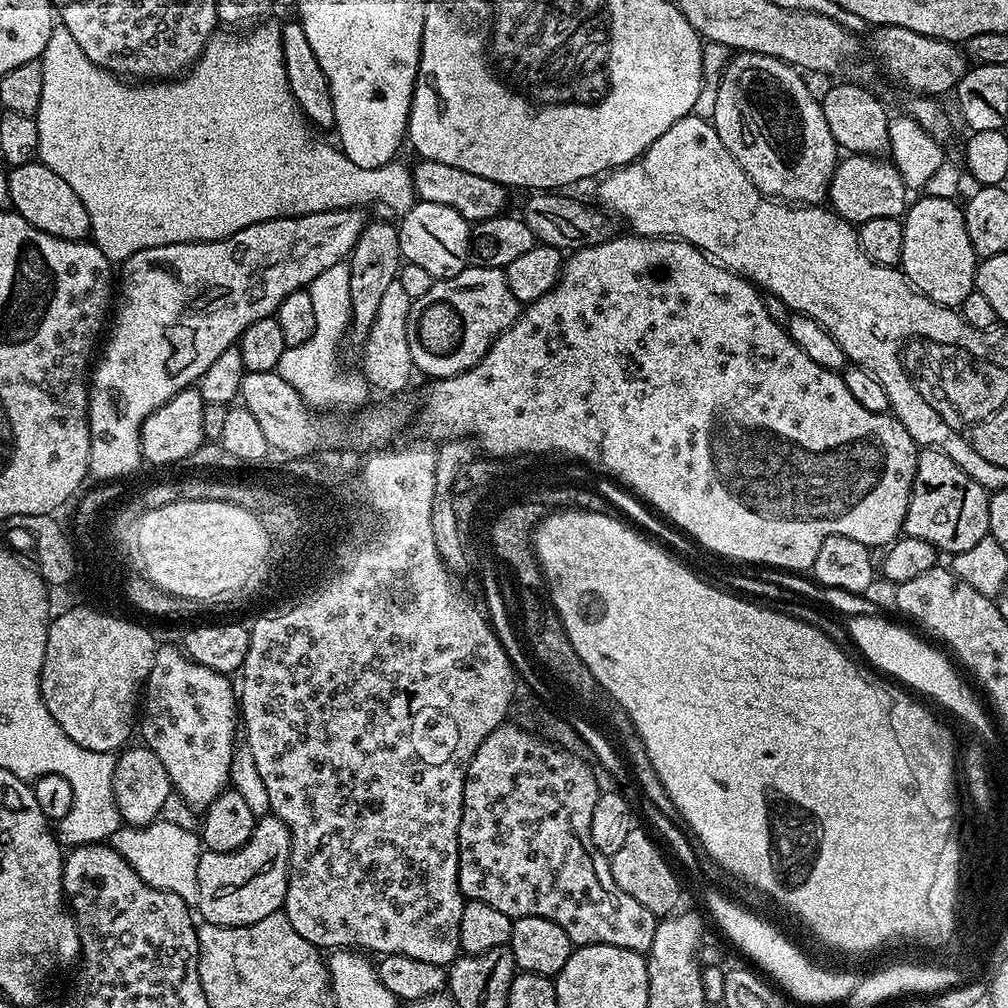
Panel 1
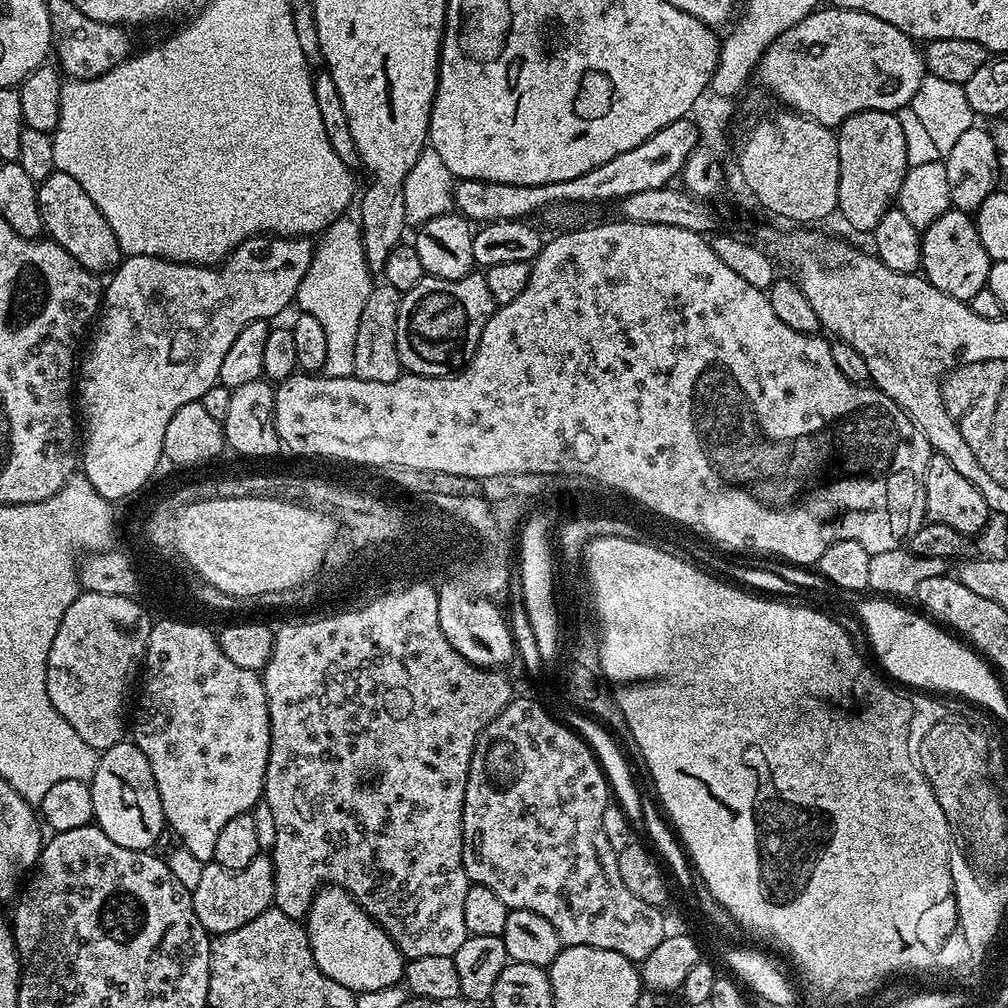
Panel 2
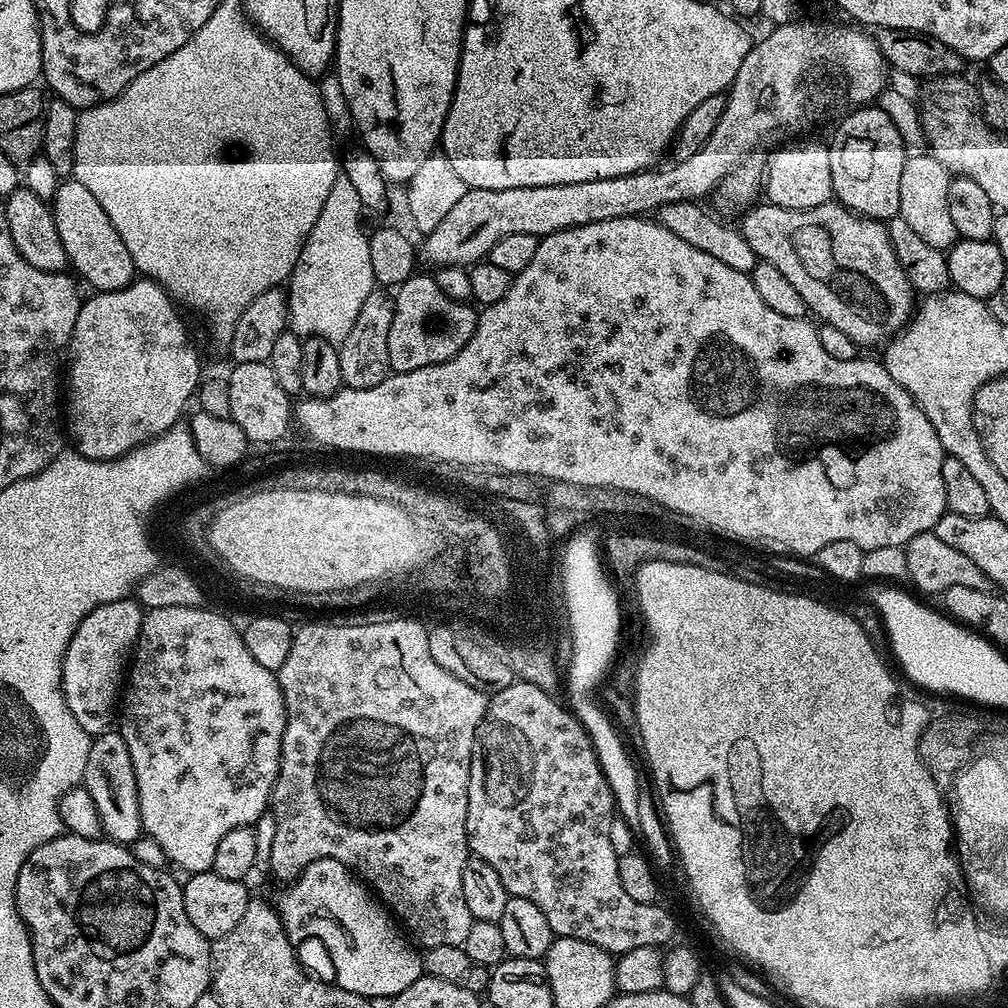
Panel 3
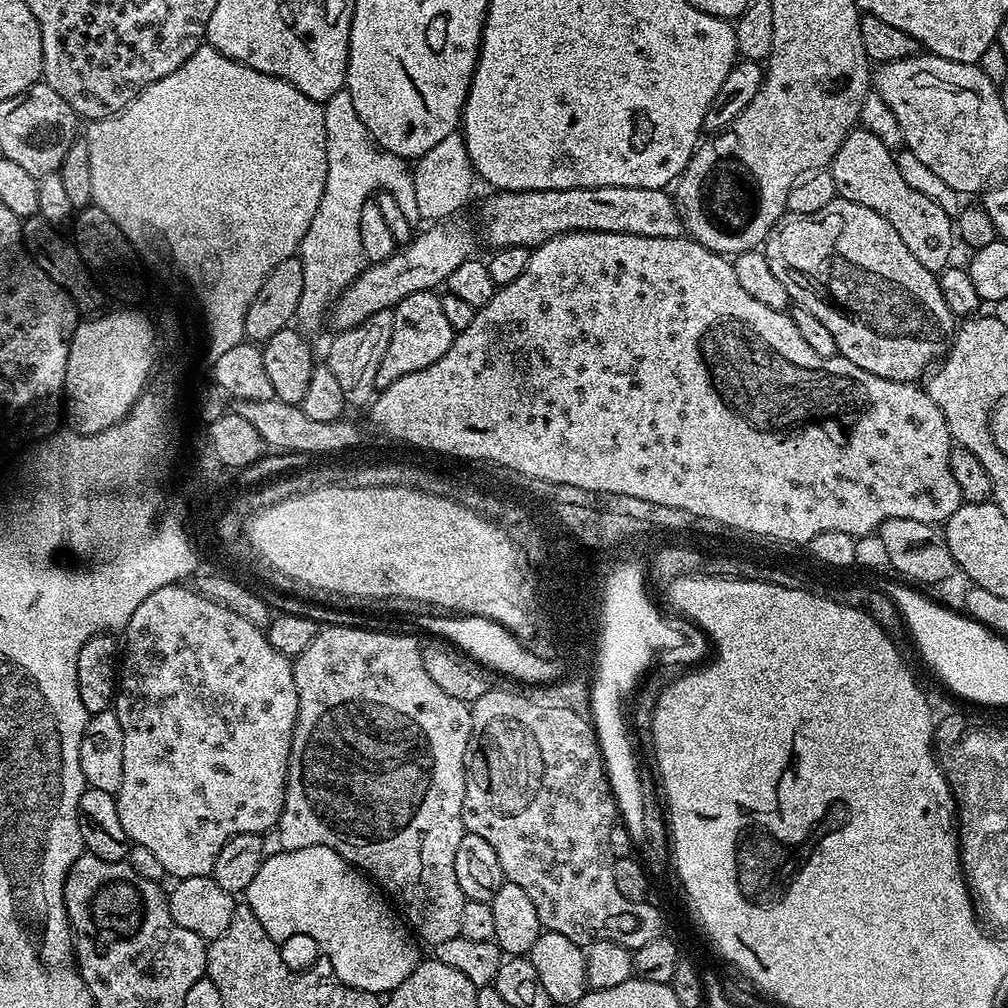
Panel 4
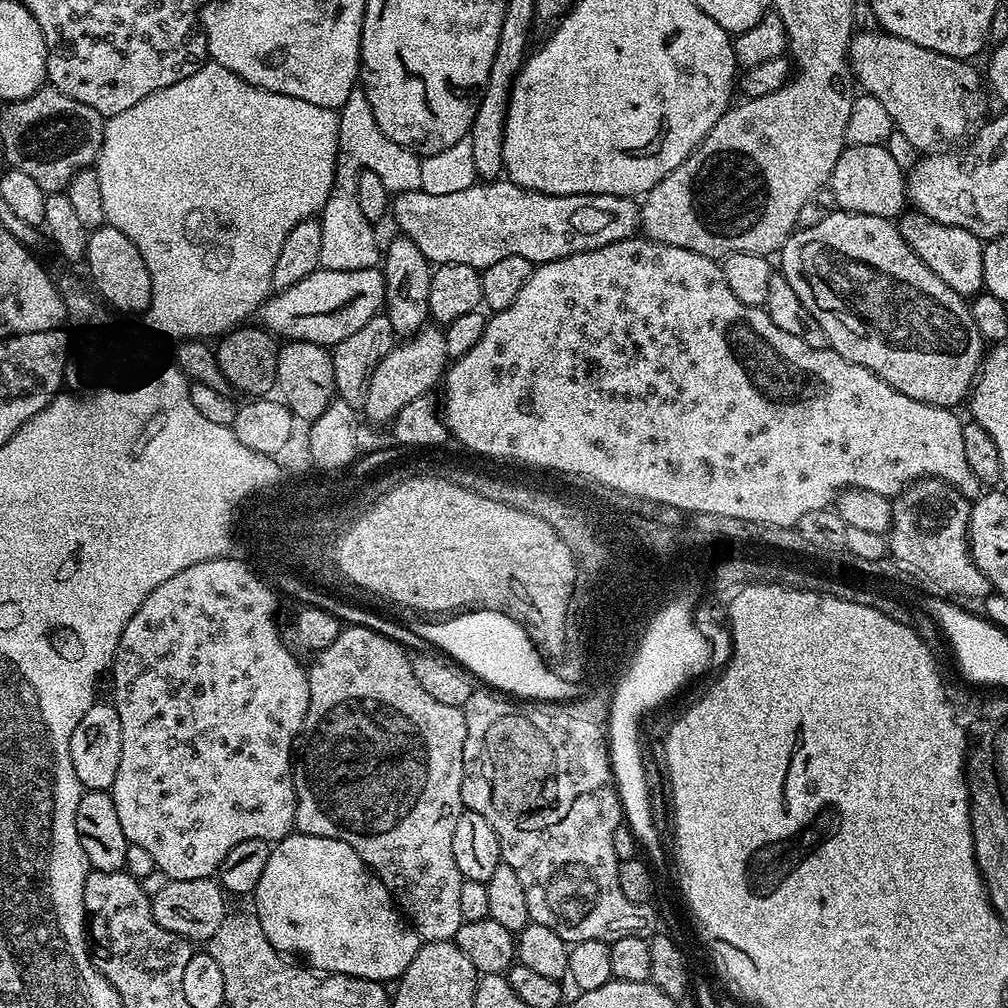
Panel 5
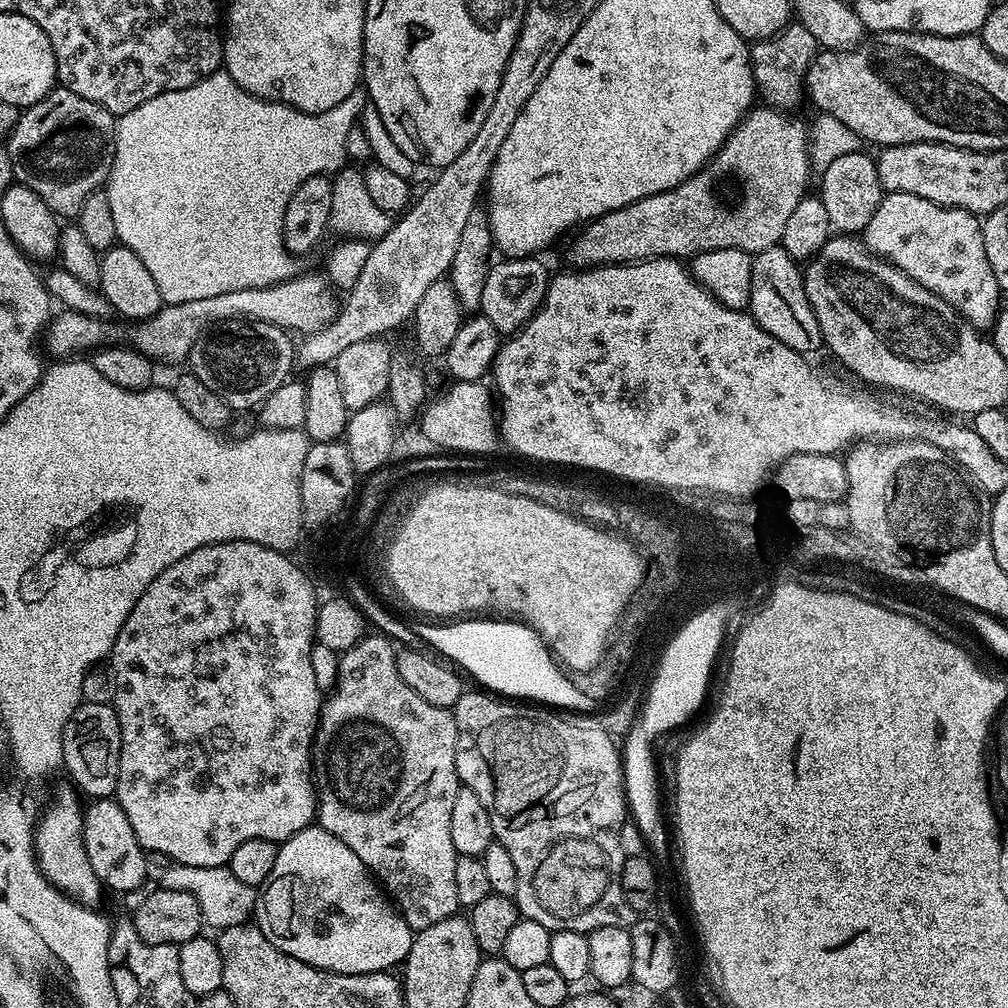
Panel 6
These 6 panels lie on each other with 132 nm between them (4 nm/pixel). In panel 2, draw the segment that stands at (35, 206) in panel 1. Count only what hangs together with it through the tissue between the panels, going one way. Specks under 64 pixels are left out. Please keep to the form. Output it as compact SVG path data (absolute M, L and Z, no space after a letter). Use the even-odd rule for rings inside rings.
M54 171L39 181L36 197L38 198L38 214L42 214L44 232L74 258L86 270L97 274L108 274L120 267L122 253L118 246L118 238L114 238L114 230L110 230L110 222L102 218L102 210L94 206L90 194L70 178L70 174Z

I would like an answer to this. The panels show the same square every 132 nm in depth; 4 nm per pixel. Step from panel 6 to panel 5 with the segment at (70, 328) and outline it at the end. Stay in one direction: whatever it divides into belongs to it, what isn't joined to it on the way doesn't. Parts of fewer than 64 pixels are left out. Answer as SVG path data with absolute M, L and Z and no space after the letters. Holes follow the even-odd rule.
M319 267L314 274L306 274L302 282L294 282L294 286L269 295L258 309L258 317L273 337L334 346L342 338L350 338L350 334L362 330L370 318L381 315L383 306L384 274L379 267L362 270Z

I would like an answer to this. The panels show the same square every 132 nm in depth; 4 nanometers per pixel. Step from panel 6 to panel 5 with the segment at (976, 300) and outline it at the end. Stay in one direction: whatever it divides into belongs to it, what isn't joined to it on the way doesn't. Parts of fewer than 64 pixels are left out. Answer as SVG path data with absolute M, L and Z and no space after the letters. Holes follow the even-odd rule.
M908 210L899 217L898 227L902 238L954 290L965 298L979 296L985 291L984 287L984 244L970 230L958 226L946 226L937 220L931 220L928 216L922 216L915 210Z

